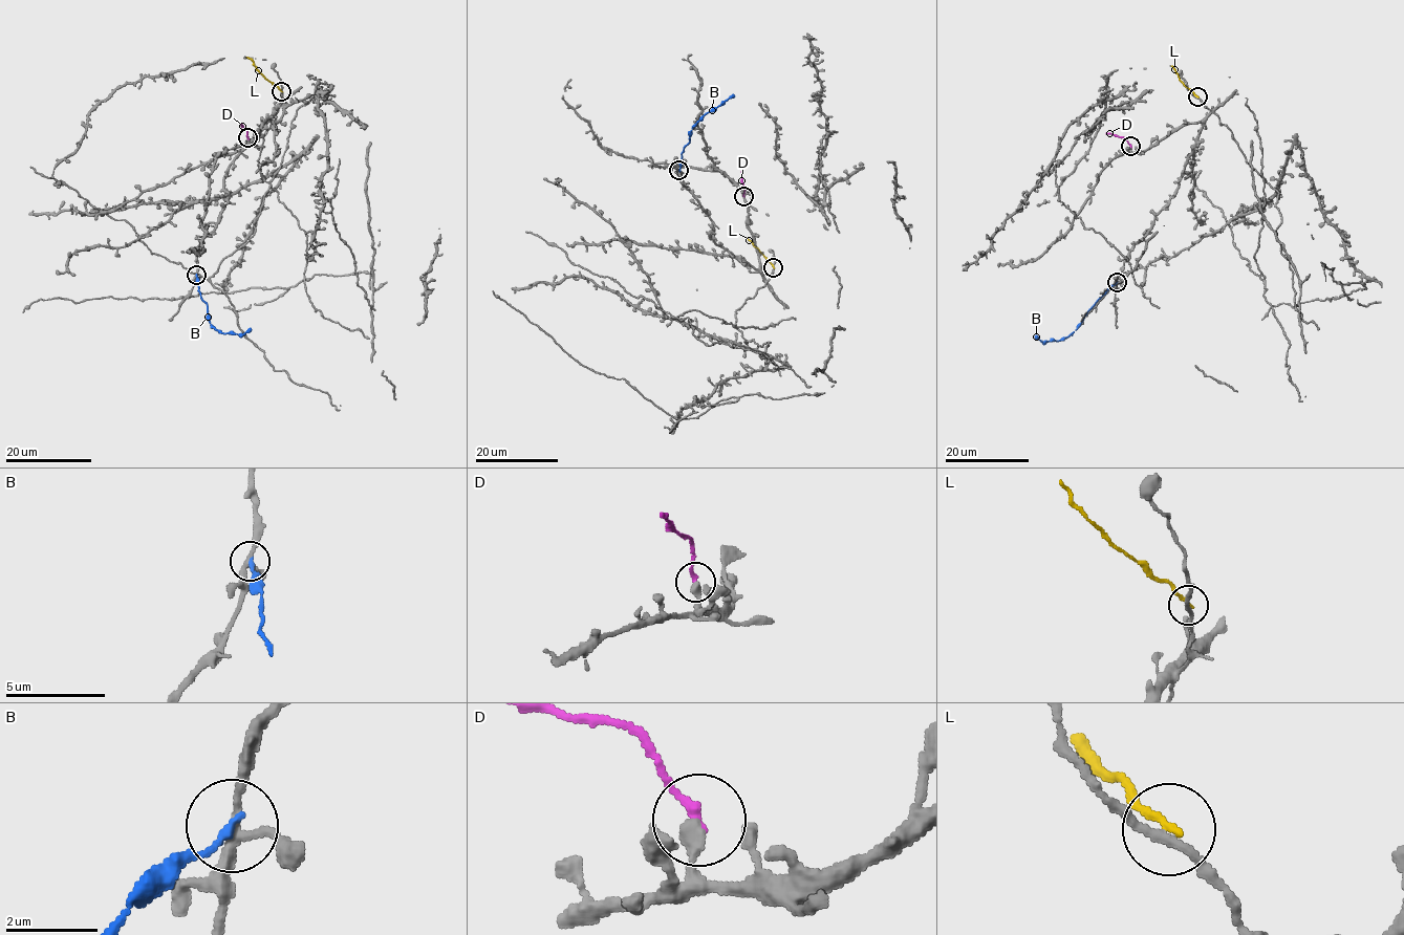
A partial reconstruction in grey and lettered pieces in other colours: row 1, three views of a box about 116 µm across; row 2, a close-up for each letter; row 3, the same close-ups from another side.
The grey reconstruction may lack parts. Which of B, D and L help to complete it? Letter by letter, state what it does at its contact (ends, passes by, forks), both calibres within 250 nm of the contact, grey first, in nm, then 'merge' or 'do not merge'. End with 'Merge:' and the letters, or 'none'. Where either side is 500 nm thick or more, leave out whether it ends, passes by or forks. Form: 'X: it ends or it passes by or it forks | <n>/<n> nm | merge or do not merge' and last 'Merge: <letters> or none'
B: it ends | 200/190 nm | do not merge
D: it ends | 340/200 nm | do not merge
L: it ends | 180/160 nm | do not merge
Merge: none

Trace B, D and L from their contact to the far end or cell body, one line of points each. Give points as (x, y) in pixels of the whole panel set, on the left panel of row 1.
B: (196, 276), (198, 289), (207, 305), (209, 322), (215, 329), (242, 334), (251, 329)
D: (247, 137), (246, 129), (240, 123)
L: (281, 91), (246, 57)

